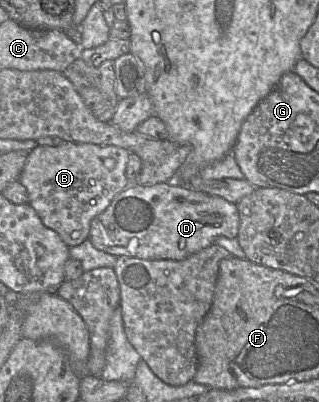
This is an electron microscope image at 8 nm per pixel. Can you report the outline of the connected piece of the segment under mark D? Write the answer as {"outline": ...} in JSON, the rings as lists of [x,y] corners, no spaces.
{"outline":[[[179,180],[154,185],[130,184],[92,221],[89,239],[93,246],[115,256],[147,260],[183,260],[212,245],[218,237],[236,238],[240,218],[236,204],[224,198],[194,190]]]}

